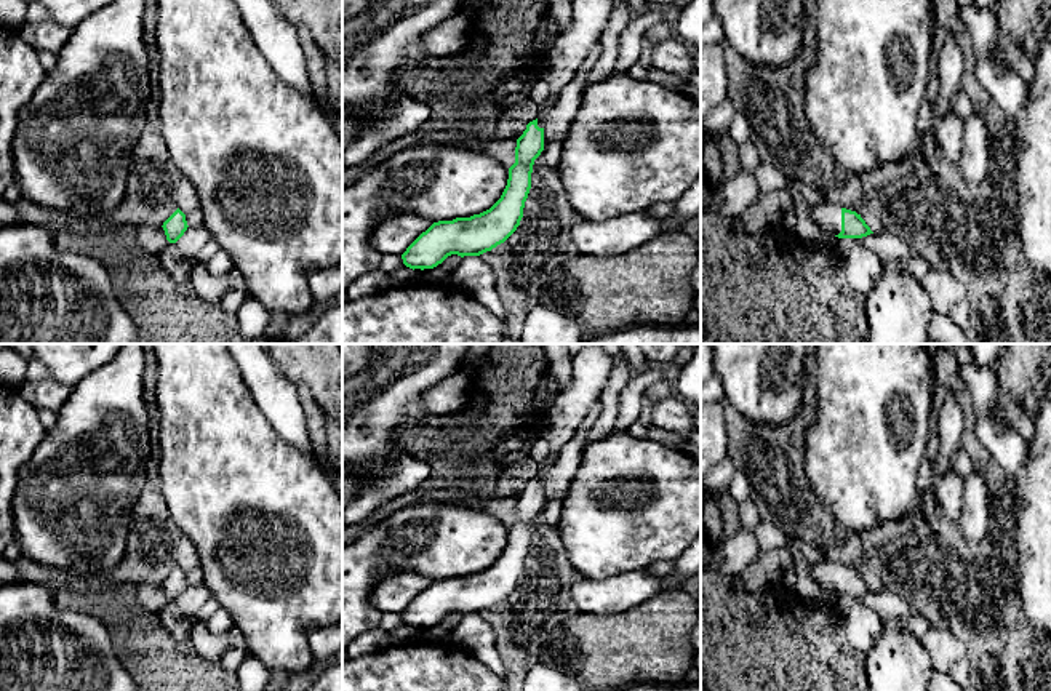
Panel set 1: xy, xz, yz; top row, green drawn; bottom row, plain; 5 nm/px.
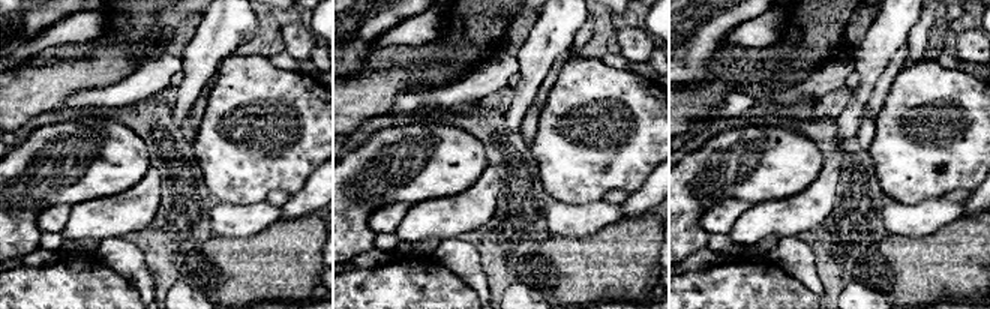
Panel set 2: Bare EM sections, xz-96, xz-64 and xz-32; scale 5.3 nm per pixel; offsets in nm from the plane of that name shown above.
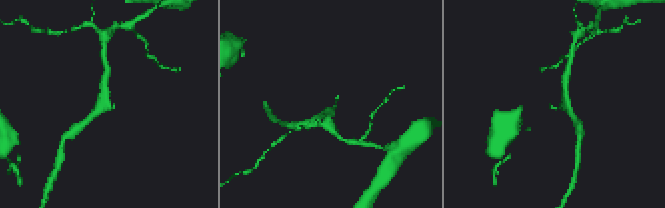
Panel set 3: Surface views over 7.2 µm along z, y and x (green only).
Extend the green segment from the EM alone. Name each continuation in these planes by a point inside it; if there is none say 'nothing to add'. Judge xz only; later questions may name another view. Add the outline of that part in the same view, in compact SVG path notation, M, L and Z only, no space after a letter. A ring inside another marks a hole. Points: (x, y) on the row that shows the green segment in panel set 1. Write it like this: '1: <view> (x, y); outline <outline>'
1: xz (573, 45); outline M573 0L573 22L560 30L553 45L542 58L539 78L550 88L549 102L539 109L537 126L555 106L561 90L574 78L584 59L600 42L617 0Z

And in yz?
1: yz (829, 216); outline M832 203L809 206L808 214L817 227L824 227L833 235L838 235L841 232L841 206Z

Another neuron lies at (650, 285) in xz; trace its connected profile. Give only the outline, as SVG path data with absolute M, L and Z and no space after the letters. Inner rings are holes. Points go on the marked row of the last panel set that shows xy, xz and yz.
M681 230L662 232L621 256L573 254L545 275L541 306L576 320L589 333L640 325L680 325L697 296L691 285L696 264L697 242Z

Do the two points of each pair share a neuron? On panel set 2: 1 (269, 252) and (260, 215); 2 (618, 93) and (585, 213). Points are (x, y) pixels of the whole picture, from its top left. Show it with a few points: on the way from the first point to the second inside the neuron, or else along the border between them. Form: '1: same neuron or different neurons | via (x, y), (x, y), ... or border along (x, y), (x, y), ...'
1: different neurons | border along (281, 218), (254, 234), (230, 237)
2: different neurons | border along (602, 198), (582, 203), (554, 201)

